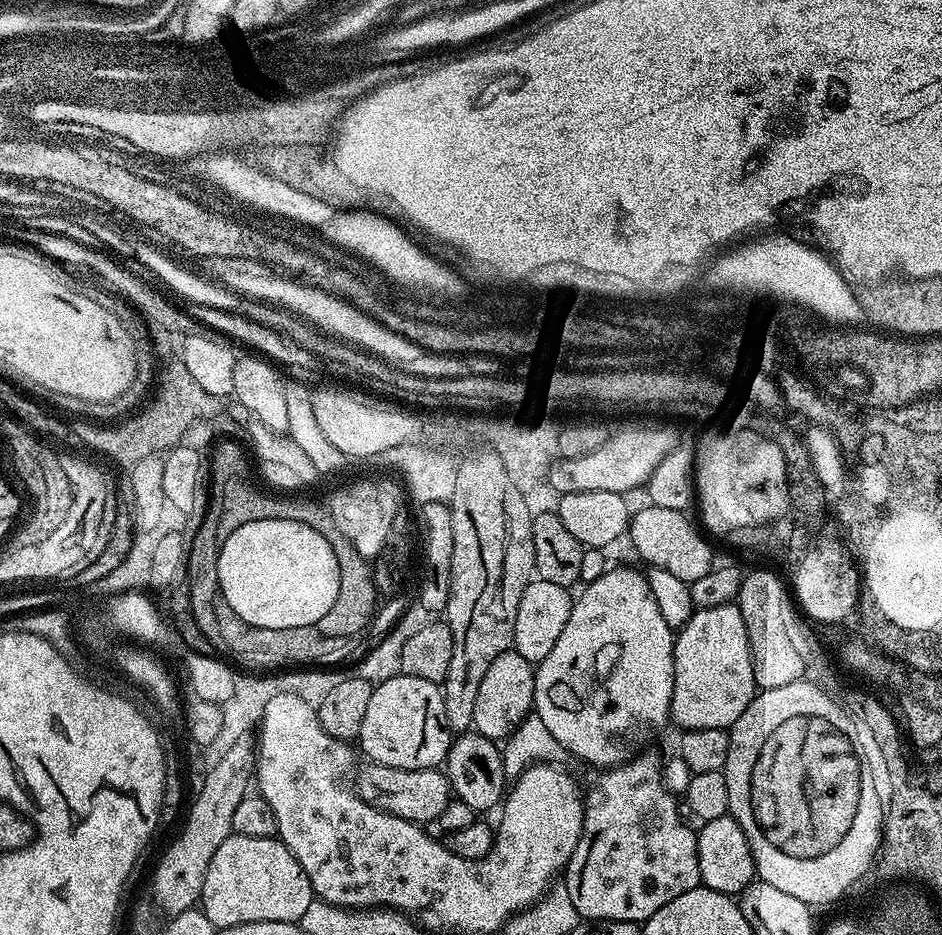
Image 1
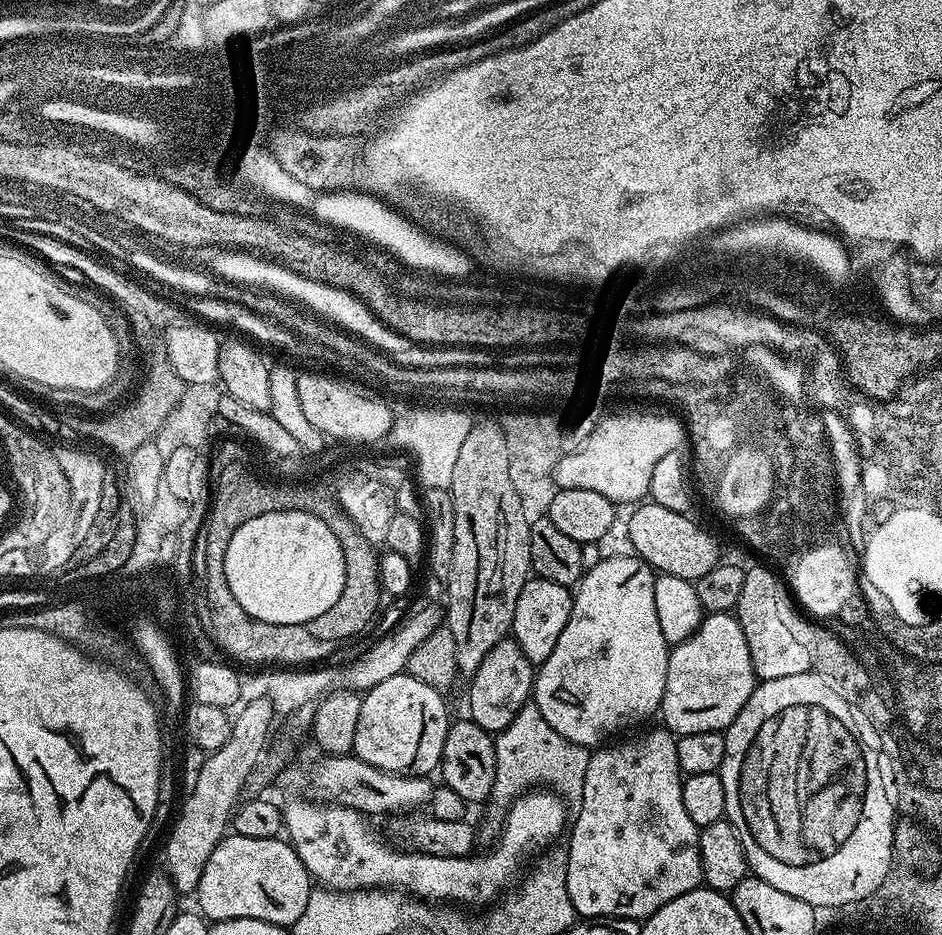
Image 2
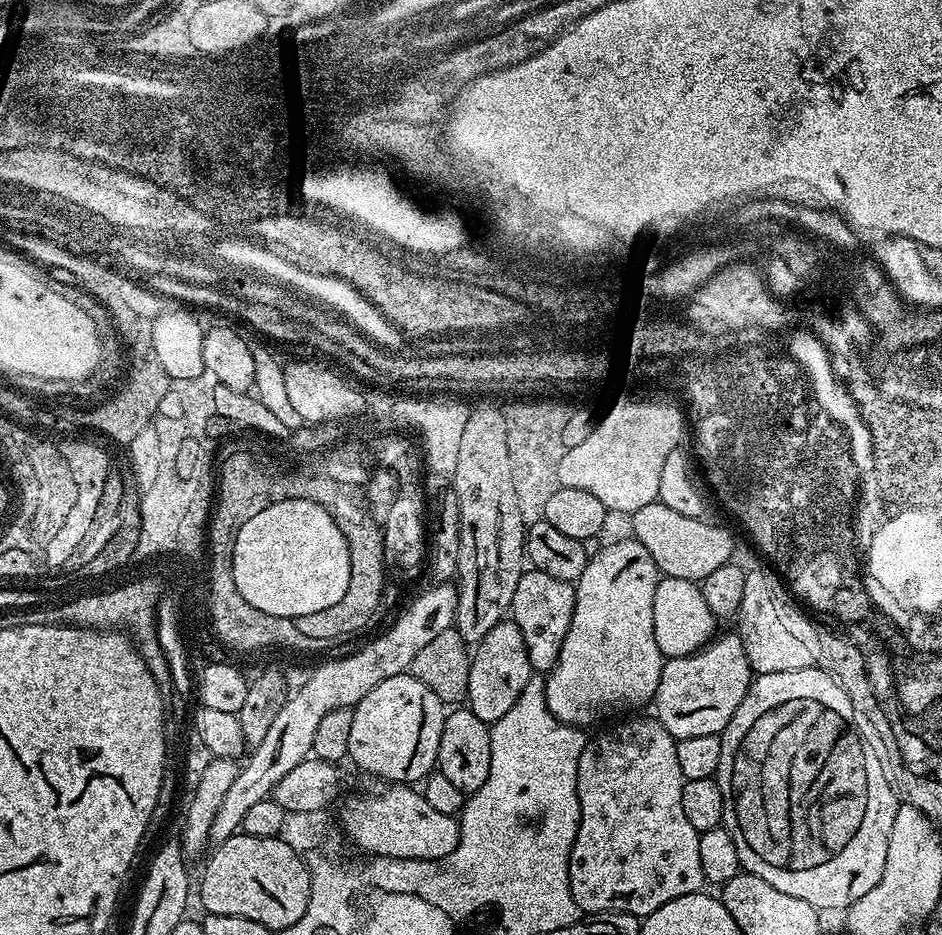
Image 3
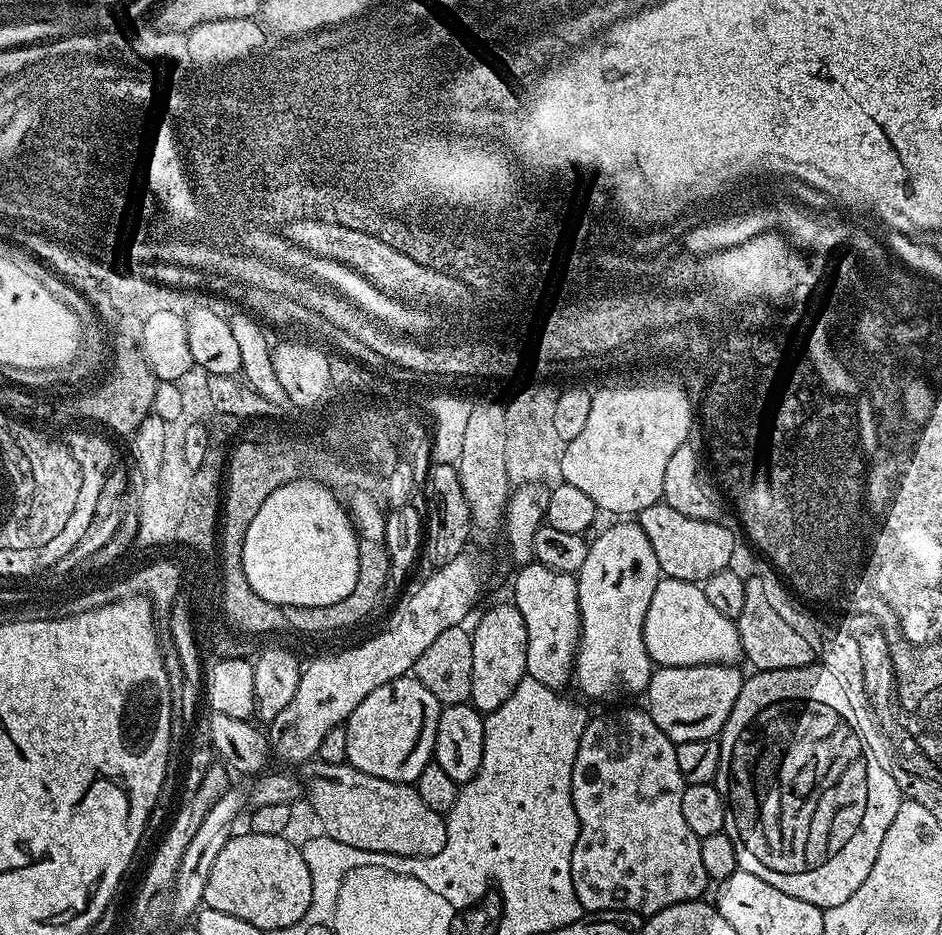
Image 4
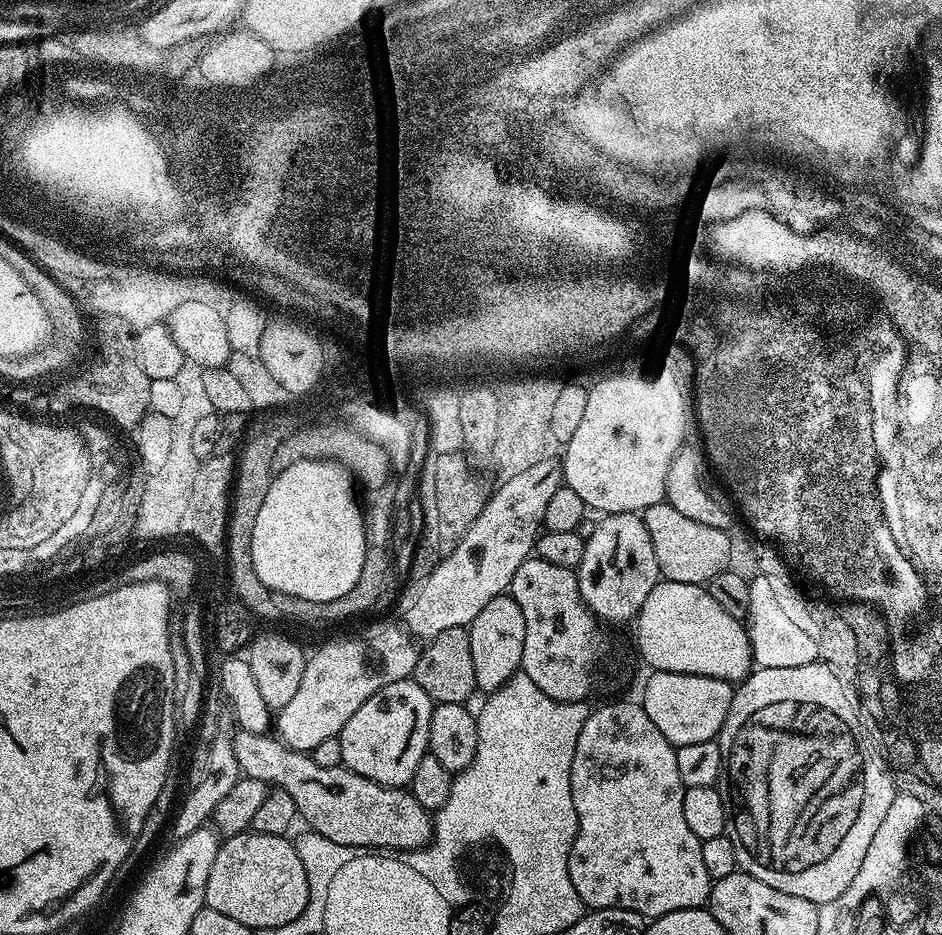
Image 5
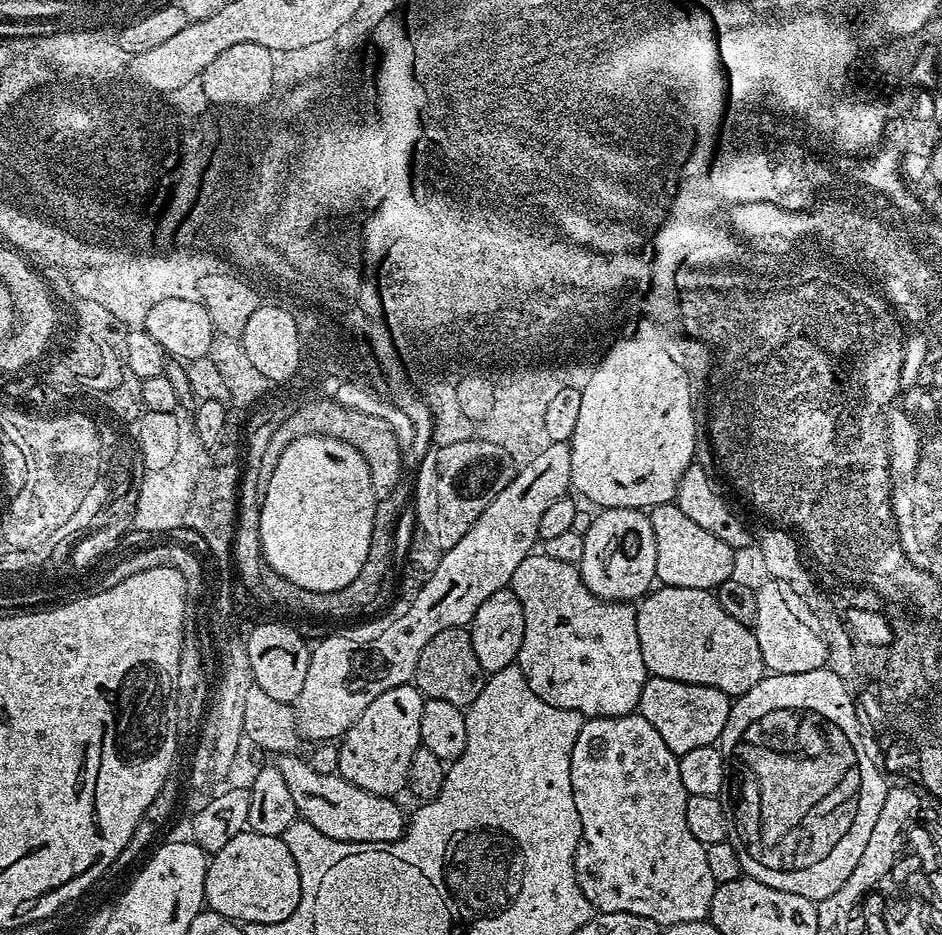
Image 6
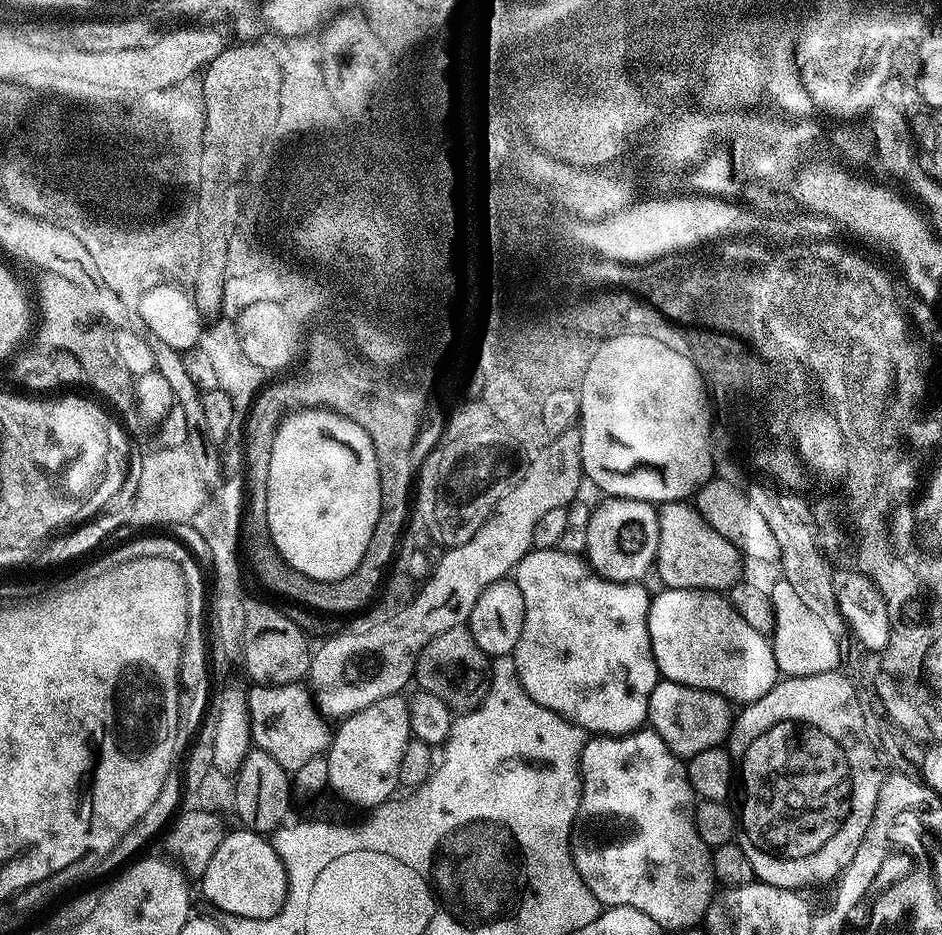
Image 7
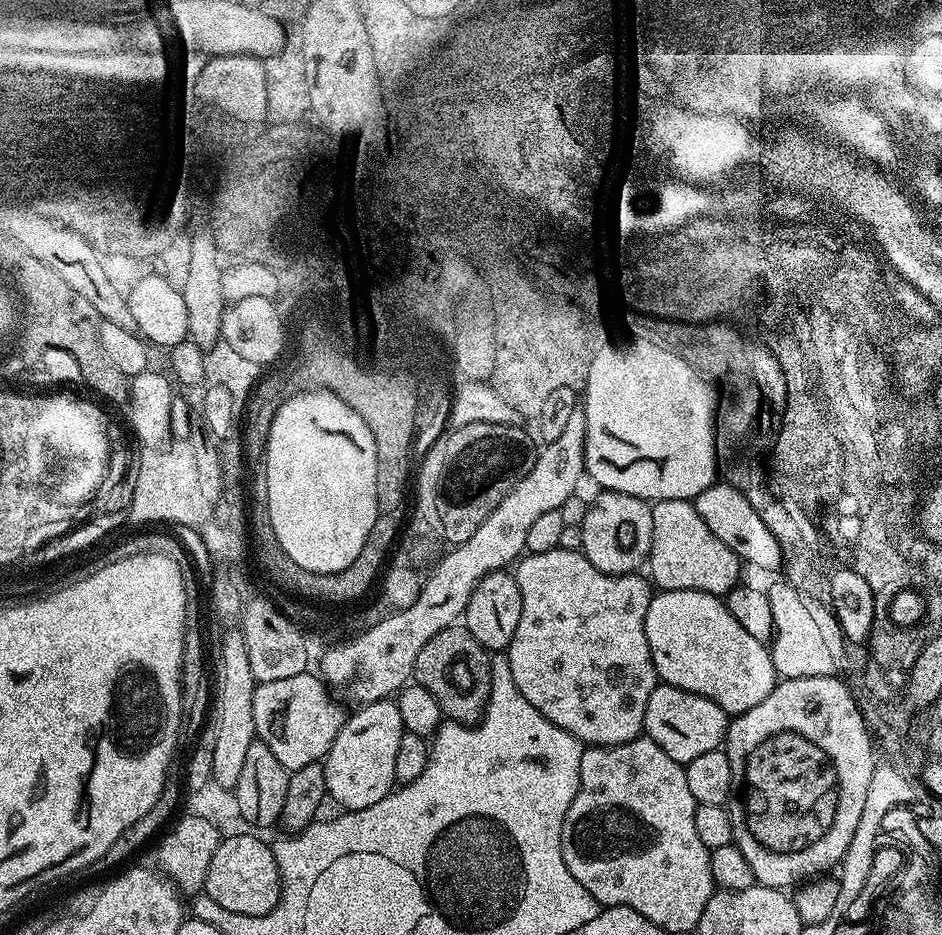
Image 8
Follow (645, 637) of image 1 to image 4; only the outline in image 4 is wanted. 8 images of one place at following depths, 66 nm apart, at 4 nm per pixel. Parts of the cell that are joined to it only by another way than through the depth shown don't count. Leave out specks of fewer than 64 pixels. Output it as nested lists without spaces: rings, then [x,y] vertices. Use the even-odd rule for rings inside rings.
[[[639,523],[632,524],[612,524],[603,529],[600,537],[593,545],[588,546],[586,562],[582,562],[582,570],[576,576],[576,589],[578,590],[578,606],[580,607],[580,642],[574,661],[574,685],[584,696],[589,696],[592,700],[600,700],[603,696],[612,696],[615,692],[640,692],[647,689],[650,678],[654,671],[654,665],[650,654],[646,650],[644,641],[644,623],[646,622],[646,610],[650,610],[650,598],[654,598],[654,590],[658,582],[662,579],[662,573],[658,566],[658,558],[654,558],[654,549],[650,546],[650,538],[640,528]]]

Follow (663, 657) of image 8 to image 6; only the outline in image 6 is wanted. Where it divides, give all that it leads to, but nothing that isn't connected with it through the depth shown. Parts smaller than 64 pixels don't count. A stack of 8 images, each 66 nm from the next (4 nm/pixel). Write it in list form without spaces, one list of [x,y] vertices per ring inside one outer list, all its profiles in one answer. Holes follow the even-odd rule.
[[[657,587],[639,601],[636,621],[642,662],[652,676],[714,686],[735,698],[766,675],[755,631],[726,614],[709,589]]]

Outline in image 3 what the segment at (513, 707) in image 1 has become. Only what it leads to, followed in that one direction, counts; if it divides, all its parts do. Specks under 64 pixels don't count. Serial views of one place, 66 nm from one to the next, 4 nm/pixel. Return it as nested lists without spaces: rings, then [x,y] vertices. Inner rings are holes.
[[[511,618],[500,620],[498,626],[494,626],[494,630],[490,630],[490,634],[486,634],[486,638],[482,638],[479,644],[475,645],[471,658],[466,707],[474,714],[478,714],[478,718],[482,718],[482,722],[491,726],[498,722],[498,718],[503,718],[510,711],[510,706],[514,706],[514,702],[518,702],[518,694],[522,694],[522,690],[526,690],[526,686],[534,679],[526,642],[522,638],[522,630],[516,621]]]

